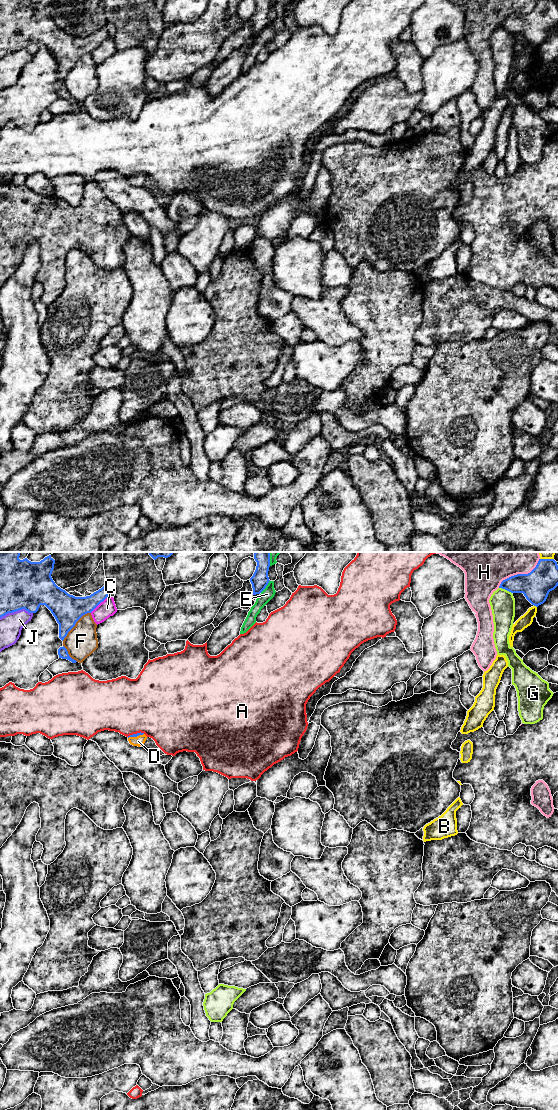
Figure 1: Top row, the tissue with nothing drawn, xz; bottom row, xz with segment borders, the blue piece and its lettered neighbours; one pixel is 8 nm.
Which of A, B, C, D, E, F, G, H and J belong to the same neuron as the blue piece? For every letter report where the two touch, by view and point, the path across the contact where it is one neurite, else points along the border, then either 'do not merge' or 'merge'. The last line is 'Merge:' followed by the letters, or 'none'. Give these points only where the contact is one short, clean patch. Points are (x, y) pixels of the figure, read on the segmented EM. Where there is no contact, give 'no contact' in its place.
A: meets blue in xz at (135, 734); do not merge
B: meets blue in xz at (547, 559); do not merge
C: meets blue in xz at (99, 603); border along xz (108, 595), (90, 612); do not merge
D: meets blue in xz at (135, 736); runs through xz (134, 735), (135, 736), (138, 741); merge
E: meets blue in xz at (266, 585); border along xz (269, 580), (268, 584), (260, 592); do not merge
F: meets blue in xz at (75, 623); do not merge
G: meets blue in xz at (505, 589); do not merge
H: meets blue in xz at (519, 574); do not merge
J: meets blue in xz at (16, 610); do not merge
Merge: D

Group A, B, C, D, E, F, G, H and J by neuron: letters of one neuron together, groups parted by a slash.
A / B / C / D / E / F / G / H / J

